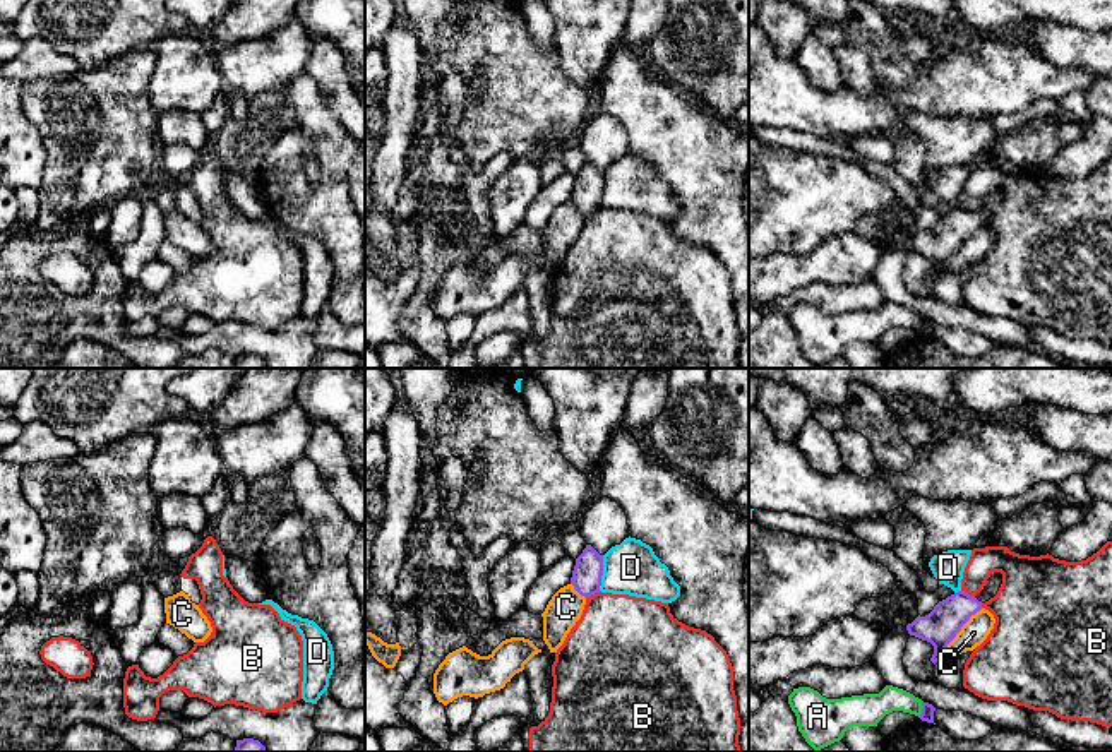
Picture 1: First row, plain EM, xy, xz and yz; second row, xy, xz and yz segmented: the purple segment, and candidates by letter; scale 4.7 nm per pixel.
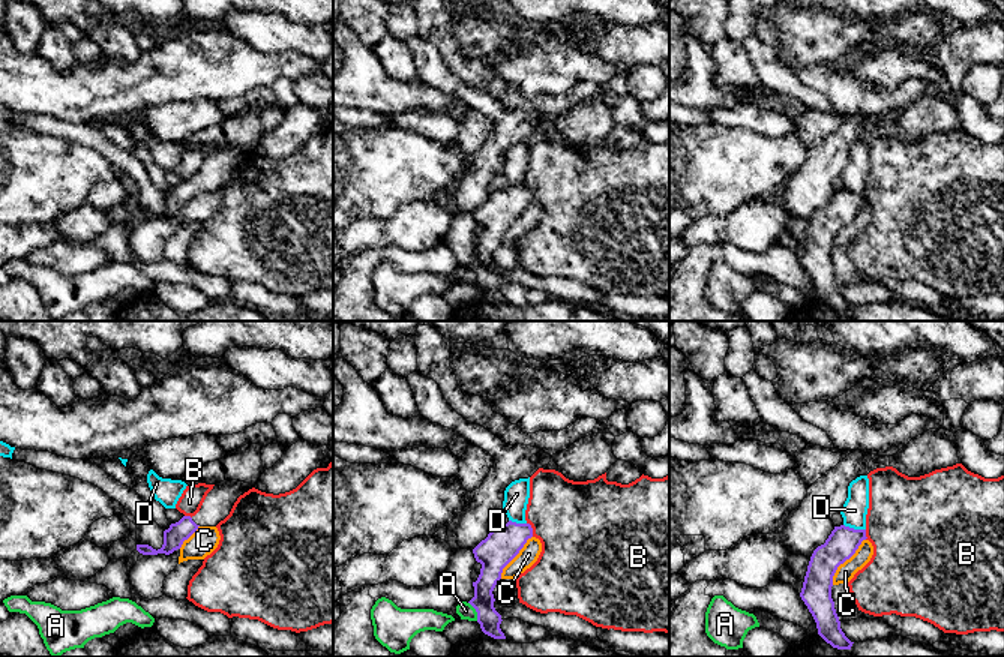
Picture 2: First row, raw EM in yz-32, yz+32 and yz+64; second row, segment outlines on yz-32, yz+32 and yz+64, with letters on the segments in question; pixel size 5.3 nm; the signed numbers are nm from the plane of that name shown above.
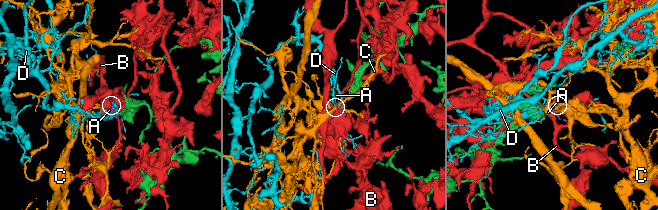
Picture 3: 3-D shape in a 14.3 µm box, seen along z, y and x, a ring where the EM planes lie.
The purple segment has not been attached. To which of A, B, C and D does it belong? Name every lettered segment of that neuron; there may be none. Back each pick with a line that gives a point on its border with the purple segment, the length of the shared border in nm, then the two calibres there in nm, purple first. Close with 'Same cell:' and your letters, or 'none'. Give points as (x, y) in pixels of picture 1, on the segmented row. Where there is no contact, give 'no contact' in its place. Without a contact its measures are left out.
Same cell: none

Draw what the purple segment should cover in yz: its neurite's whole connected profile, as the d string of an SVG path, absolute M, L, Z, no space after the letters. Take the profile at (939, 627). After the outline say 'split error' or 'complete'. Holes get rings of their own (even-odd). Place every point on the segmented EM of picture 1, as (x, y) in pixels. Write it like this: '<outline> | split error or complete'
M992 572L983 589L977 596L958 591L939 601L925 617L917 617L906 625L910 636L927 641L934 646L930 661L936 665L948 644L956 637L972 615L982 610L982 605L994 598L1002 584L1002 574Z | split error

